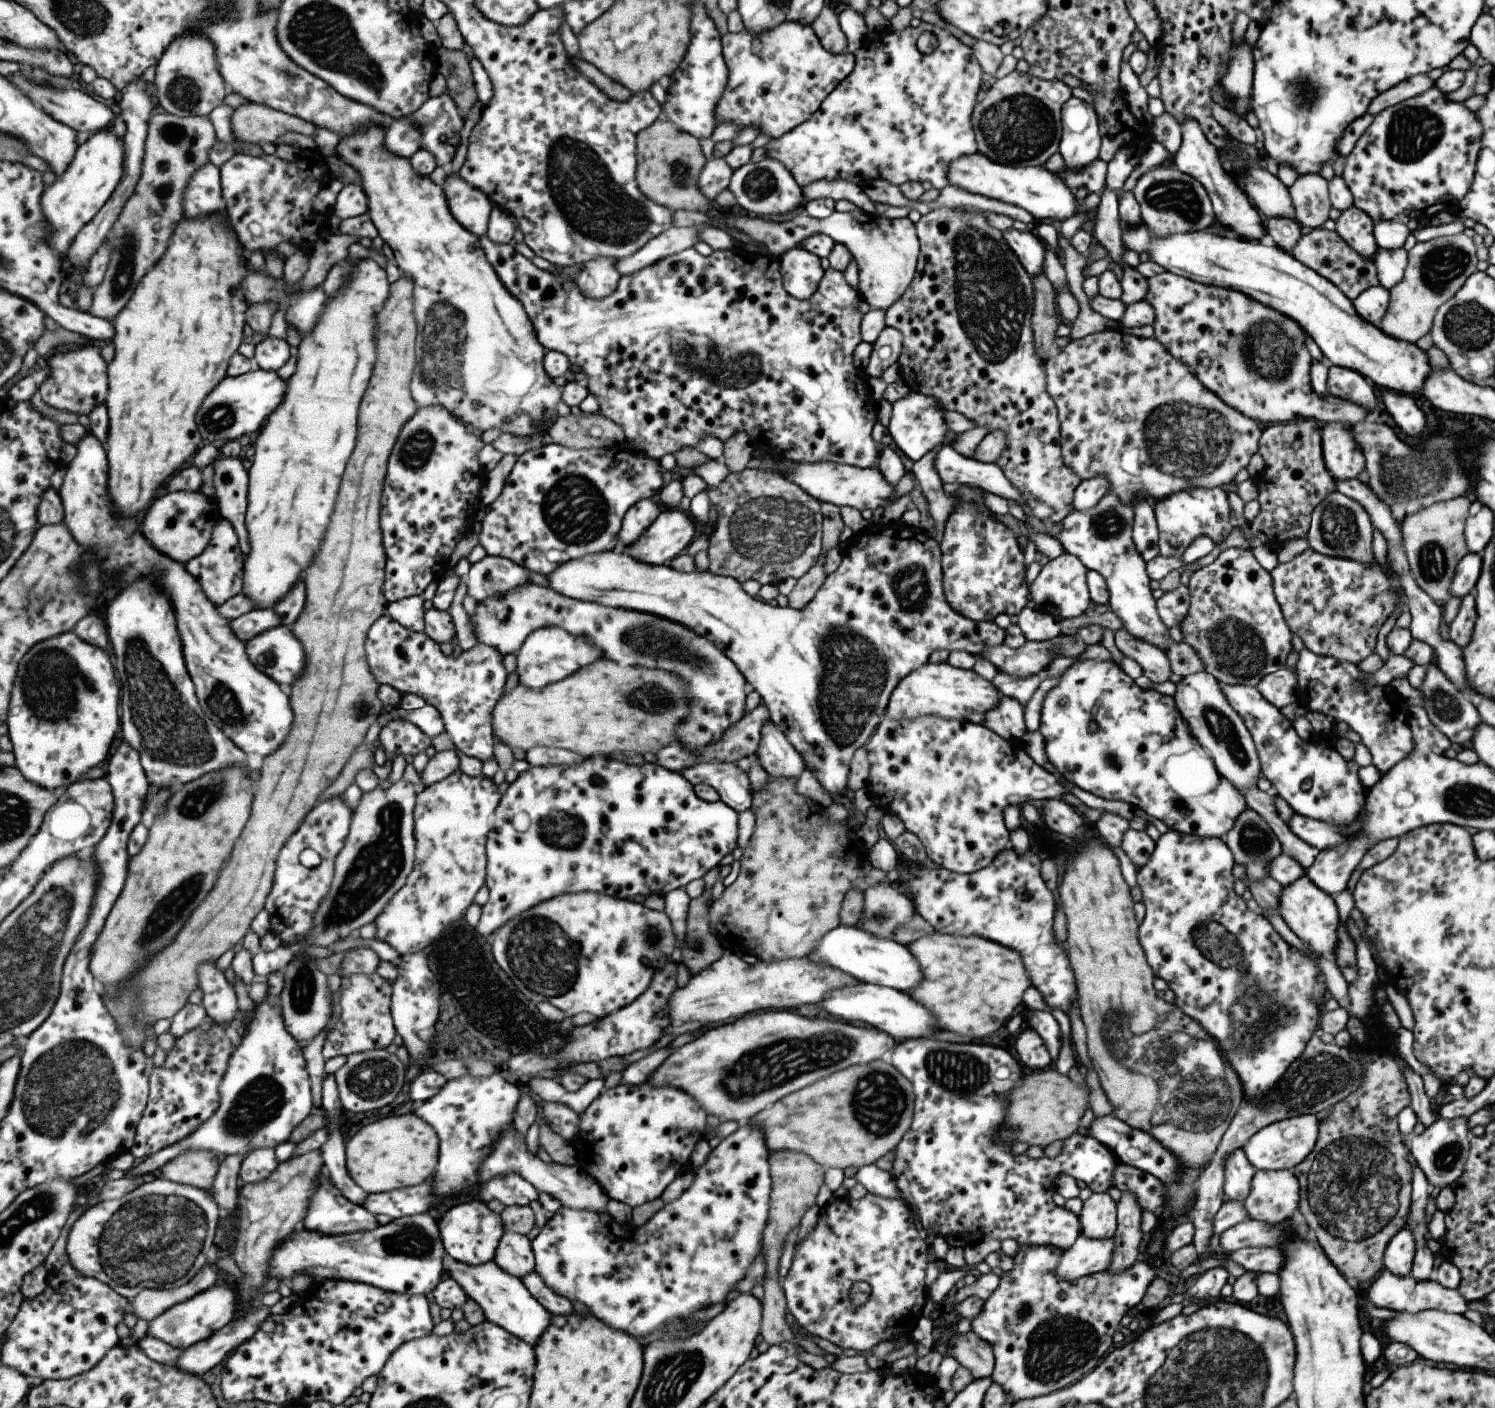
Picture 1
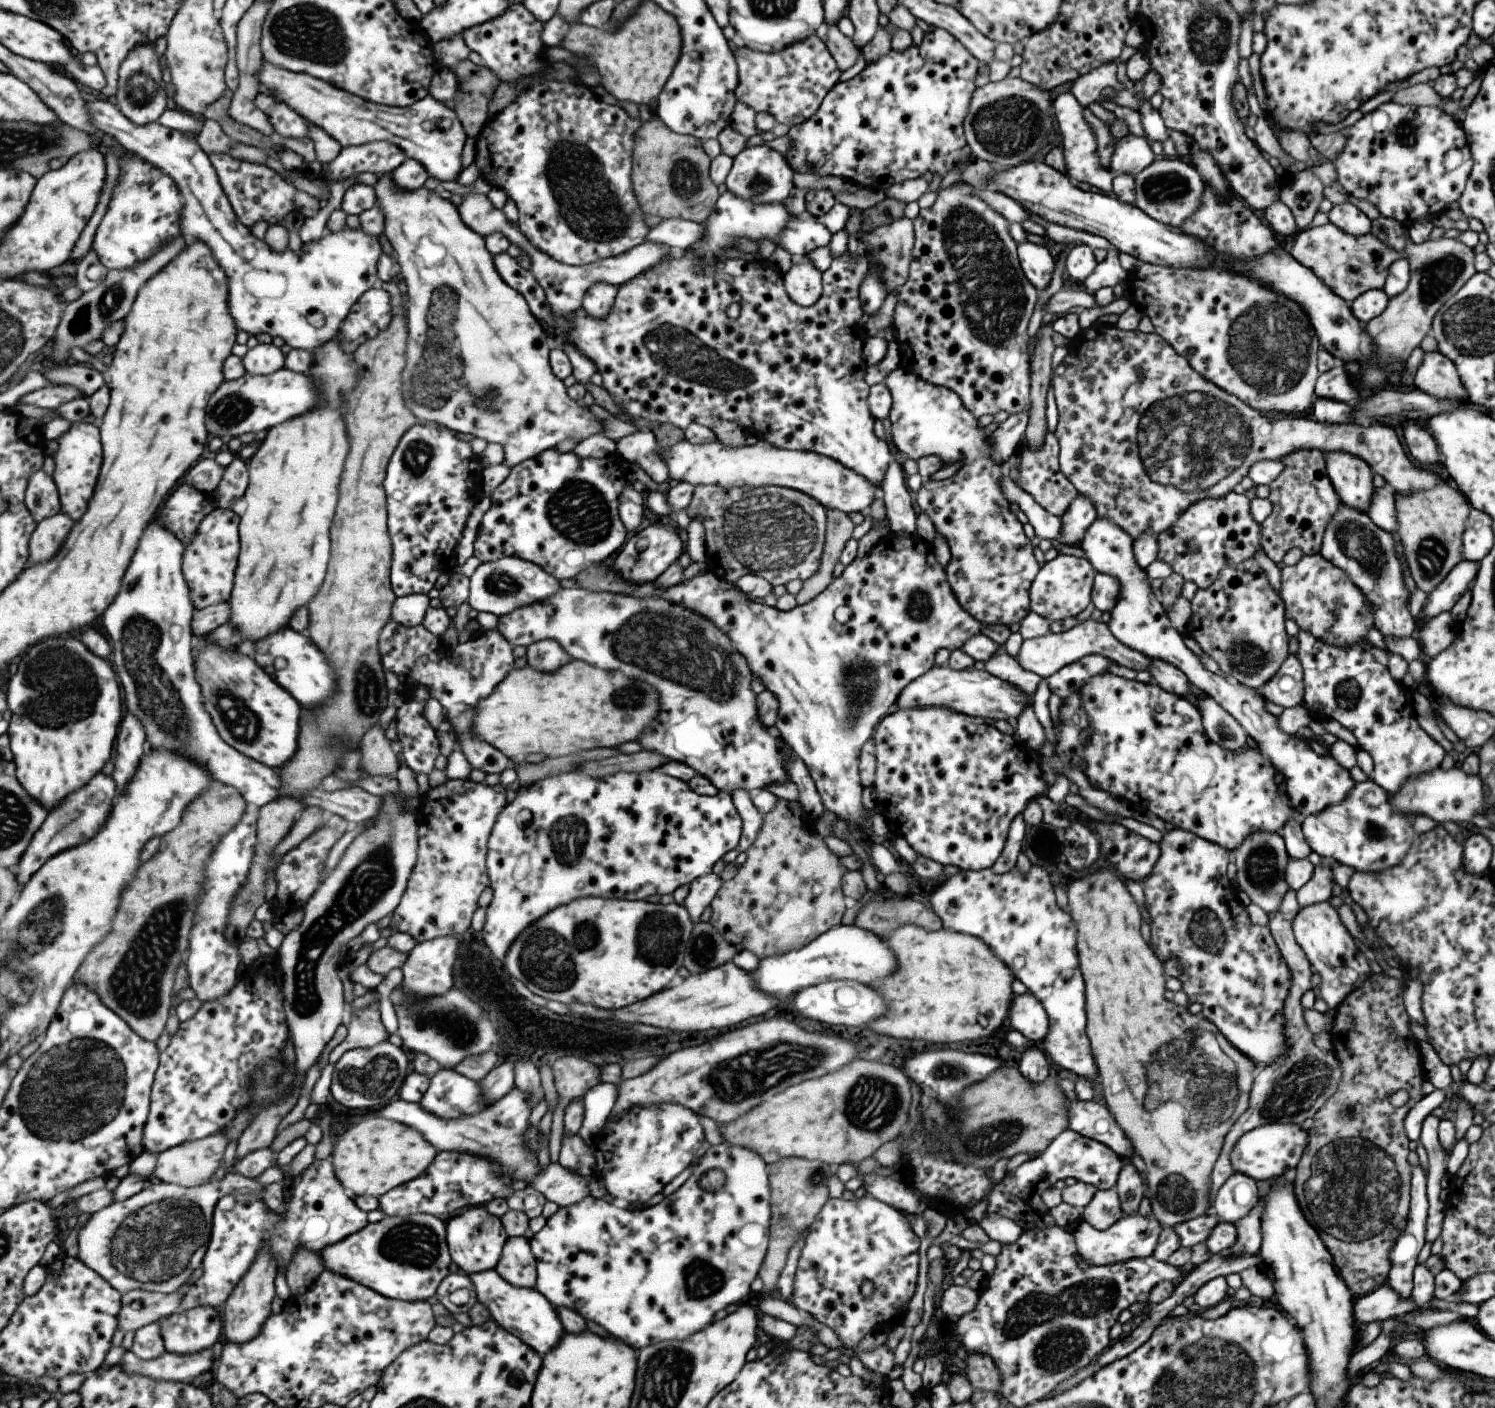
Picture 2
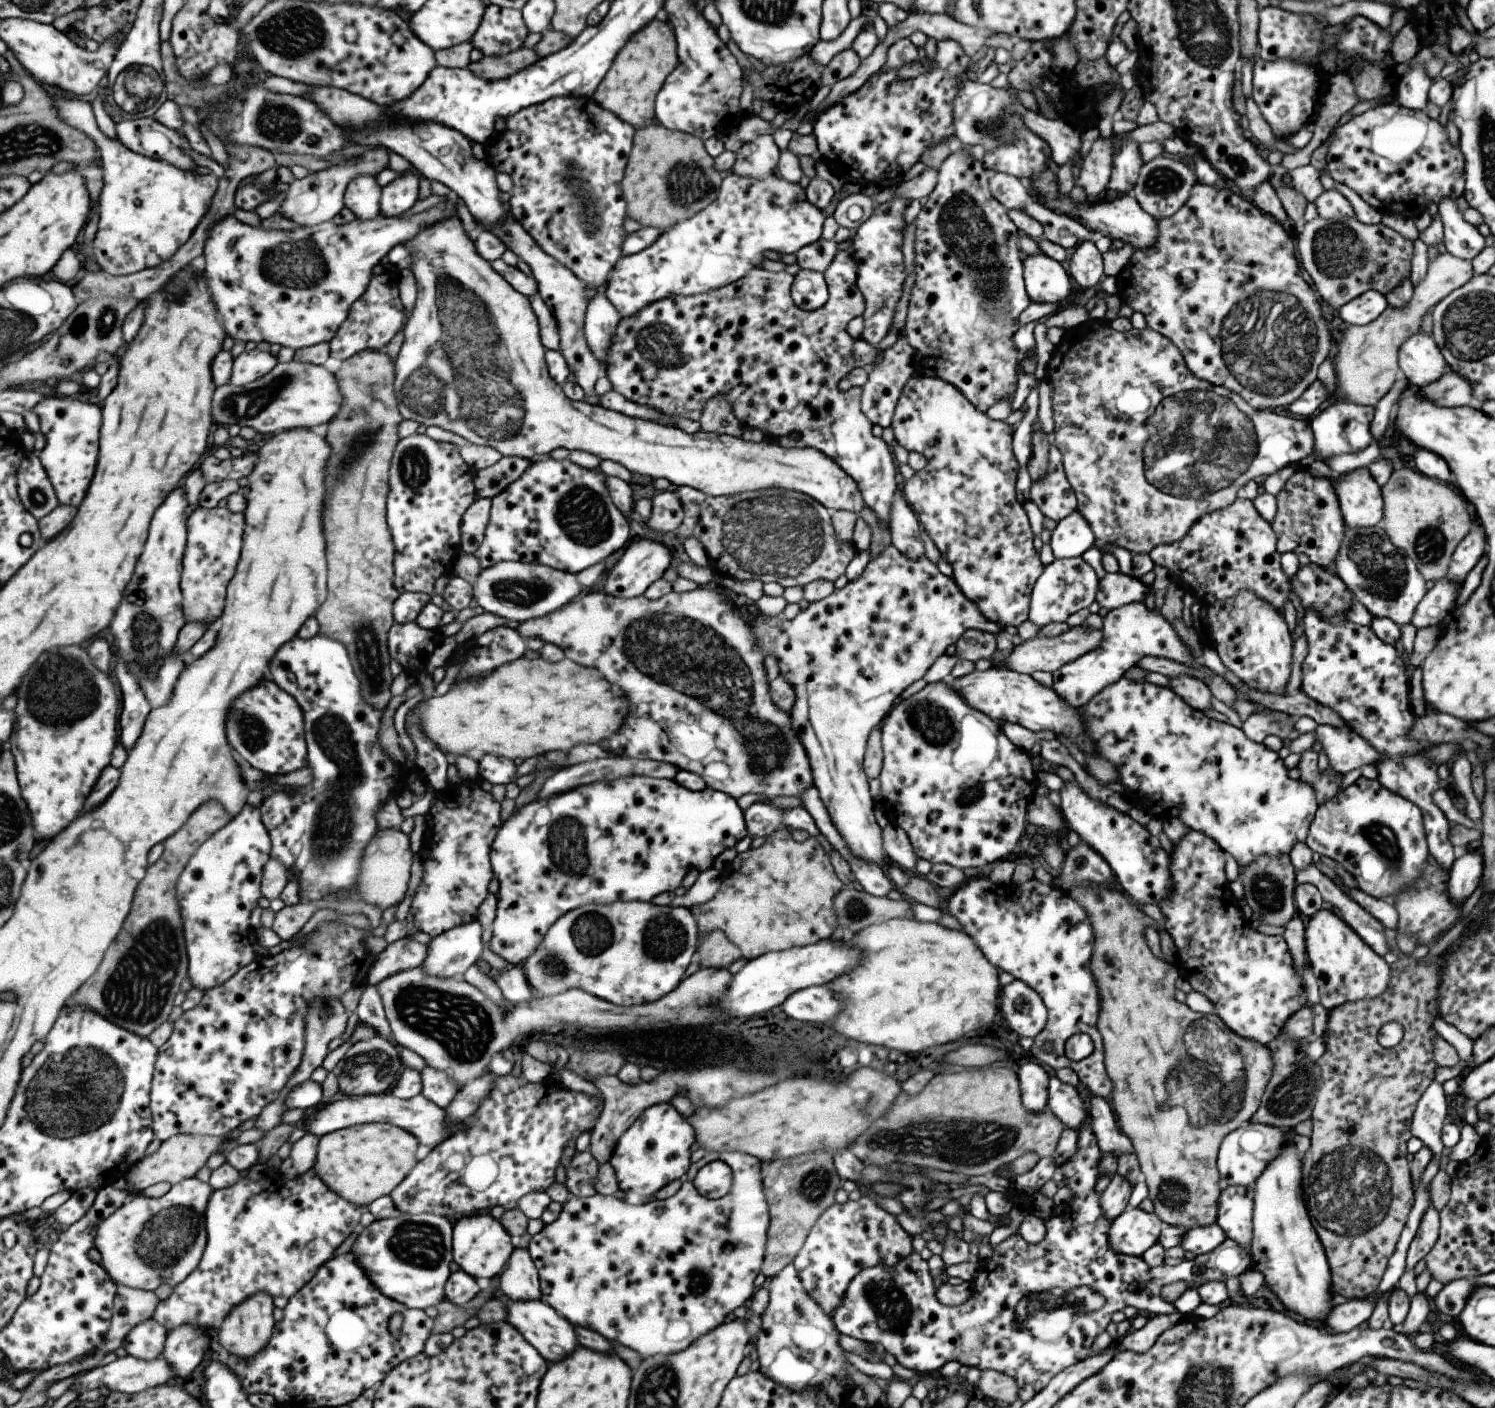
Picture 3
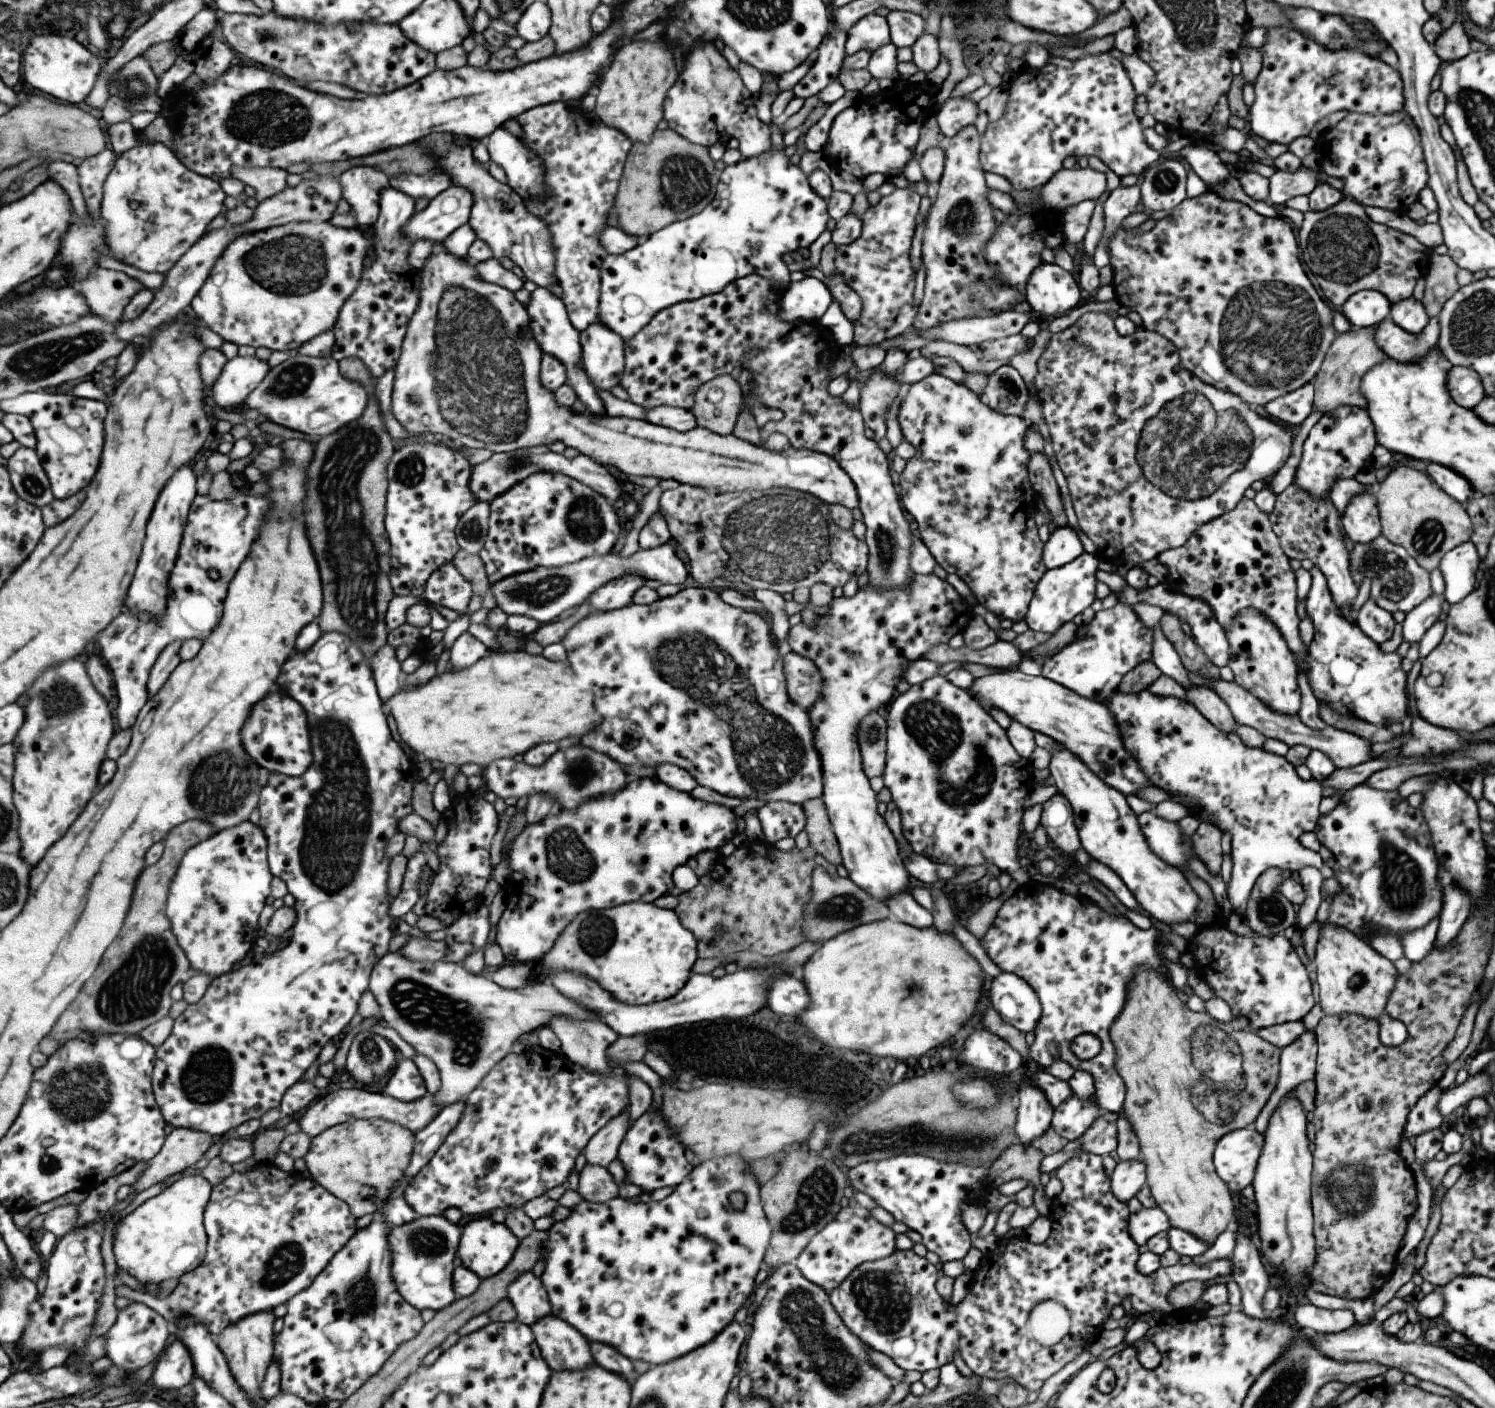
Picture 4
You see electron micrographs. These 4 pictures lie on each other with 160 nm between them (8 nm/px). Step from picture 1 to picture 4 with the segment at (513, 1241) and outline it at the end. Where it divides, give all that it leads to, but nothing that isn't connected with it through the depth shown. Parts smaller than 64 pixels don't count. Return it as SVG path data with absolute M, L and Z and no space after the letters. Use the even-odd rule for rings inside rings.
M533 1269L525 1271L508 1288L508 1298L518 1312L518 1320L531 1326L552 1313L550 1294Z

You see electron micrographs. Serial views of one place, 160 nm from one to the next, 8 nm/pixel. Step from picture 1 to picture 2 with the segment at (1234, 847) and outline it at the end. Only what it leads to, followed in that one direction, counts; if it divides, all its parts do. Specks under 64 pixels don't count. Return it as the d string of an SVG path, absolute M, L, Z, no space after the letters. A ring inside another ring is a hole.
M1251 831L1238 847L1231 849L1230 856L1236 866L1237 889L1243 890L1266 914L1272 913L1280 903L1283 893L1289 889L1284 881L1284 868L1288 859L1284 840L1271 831Z

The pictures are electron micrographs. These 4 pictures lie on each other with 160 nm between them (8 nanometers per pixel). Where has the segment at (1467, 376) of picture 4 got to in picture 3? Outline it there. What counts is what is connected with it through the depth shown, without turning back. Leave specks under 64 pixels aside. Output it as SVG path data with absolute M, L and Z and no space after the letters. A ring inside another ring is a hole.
M1453 371L1443 373L1435 382L1421 387L1417 396L1443 408L1467 407L1474 404L1466 380Z

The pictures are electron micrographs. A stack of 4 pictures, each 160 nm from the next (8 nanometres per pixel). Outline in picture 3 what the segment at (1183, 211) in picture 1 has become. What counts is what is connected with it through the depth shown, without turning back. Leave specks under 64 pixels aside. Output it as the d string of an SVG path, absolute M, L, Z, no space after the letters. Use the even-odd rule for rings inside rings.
M1160 154L1141 165L1131 196L1147 214L1150 214L1156 221L1161 221L1175 214L1185 204L1196 182L1195 173L1179 159L1173 160L1173 158L1168 158L1167 154Z

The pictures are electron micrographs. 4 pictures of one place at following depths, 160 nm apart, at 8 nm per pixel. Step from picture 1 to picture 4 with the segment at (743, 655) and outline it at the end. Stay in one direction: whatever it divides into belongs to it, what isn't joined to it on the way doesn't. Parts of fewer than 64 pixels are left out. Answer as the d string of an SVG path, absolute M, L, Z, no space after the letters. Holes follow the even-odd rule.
M932 572L926 575L913 573L902 587L884 589L866 583L853 596L832 597L828 613L817 615L812 626L800 622L788 630L786 641L790 652L811 661L822 679L819 696L806 713L812 726L812 743L820 757L823 785L820 797L838 842L842 866L851 882L885 904L891 895L906 891L909 876L898 855L896 840L877 813L876 793L869 787L869 779L862 769L857 742L859 721L870 712L885 711L896 695L894 686L901 681L907 665L921 659L935 645L945 645L951 636L962 632L974 614L977 616L980 612L977 604L961 598L945 579Z

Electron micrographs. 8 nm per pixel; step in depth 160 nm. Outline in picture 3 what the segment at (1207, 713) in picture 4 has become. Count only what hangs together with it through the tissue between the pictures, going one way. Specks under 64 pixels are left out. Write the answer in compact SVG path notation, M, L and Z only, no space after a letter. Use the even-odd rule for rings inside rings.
M1180 674L1168 680L1168 688L1195 710L1202 712L1204 708L1211 707L1210 690L1202 680L1188 674Z

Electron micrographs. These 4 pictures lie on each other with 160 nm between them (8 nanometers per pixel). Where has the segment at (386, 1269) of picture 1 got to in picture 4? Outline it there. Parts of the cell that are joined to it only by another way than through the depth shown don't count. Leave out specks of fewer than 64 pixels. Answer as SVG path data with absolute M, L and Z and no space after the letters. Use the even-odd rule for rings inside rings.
M441 1215L419 1217L413 1222L390 1228L392 1277L403 1298L420 1311L425 1308L438 1311L456 1301L454 1272L459 1263L457 1250L462 1232L462 1227Z

